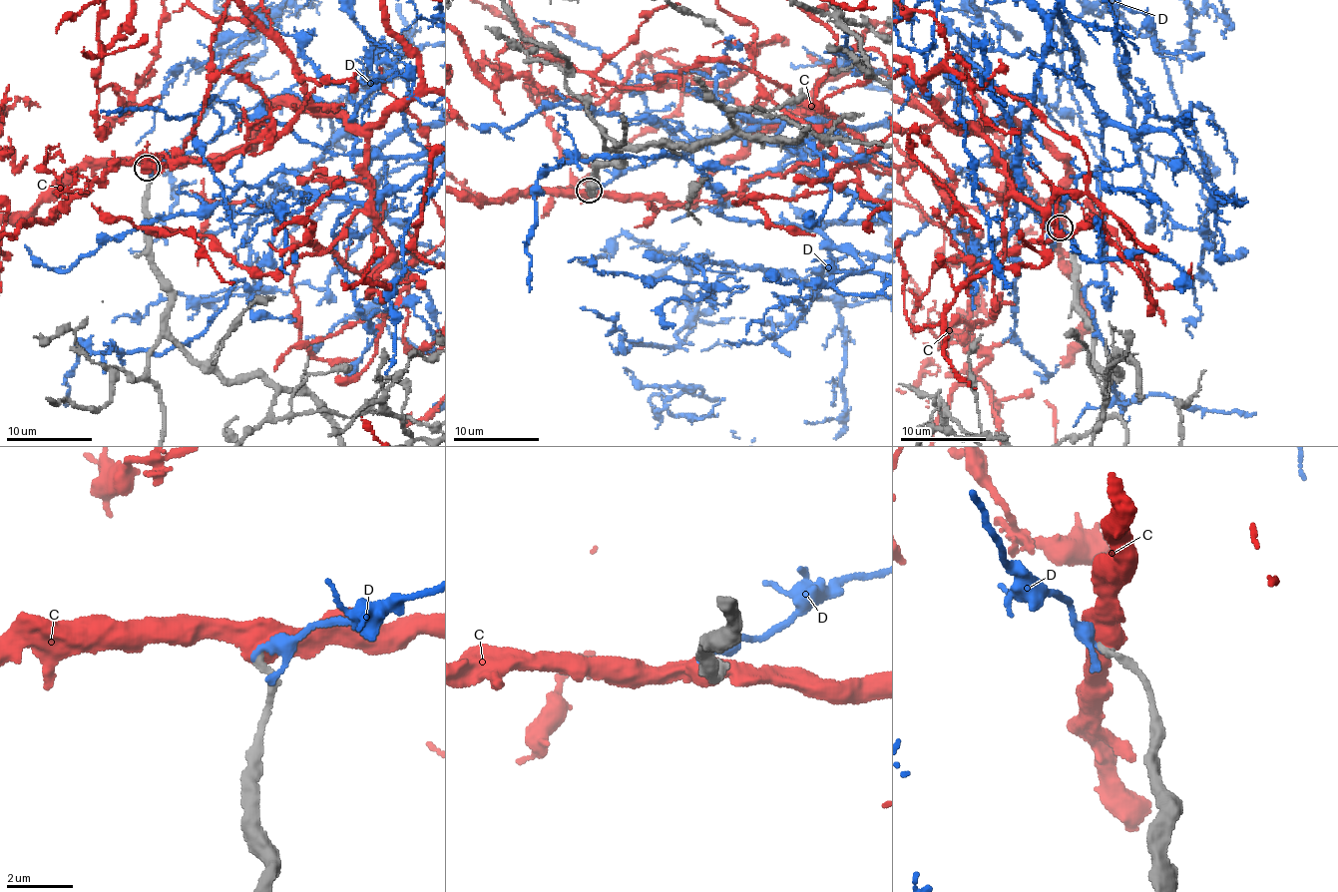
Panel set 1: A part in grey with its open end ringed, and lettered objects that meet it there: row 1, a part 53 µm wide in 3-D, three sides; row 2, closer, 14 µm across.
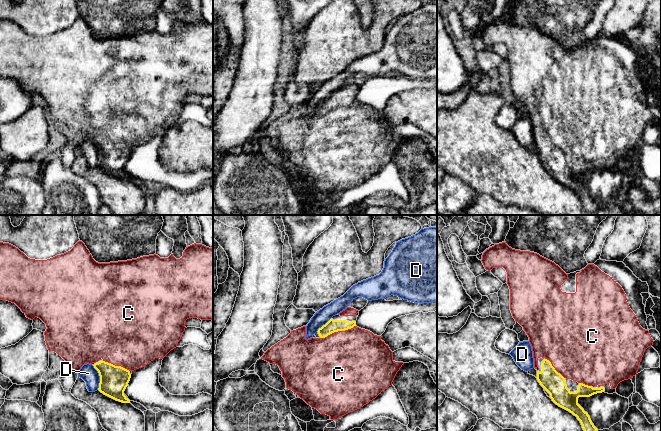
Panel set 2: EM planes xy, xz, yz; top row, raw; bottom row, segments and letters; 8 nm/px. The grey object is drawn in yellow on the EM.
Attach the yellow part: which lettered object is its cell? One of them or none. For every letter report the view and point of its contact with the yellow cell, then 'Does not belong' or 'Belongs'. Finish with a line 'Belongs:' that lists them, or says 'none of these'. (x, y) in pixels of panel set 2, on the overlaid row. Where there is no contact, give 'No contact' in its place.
C: Touches yellow at xz (337, 331). Belongs
D: Touches yellow at xy (100, 377). Does not belong
Belongs: C

